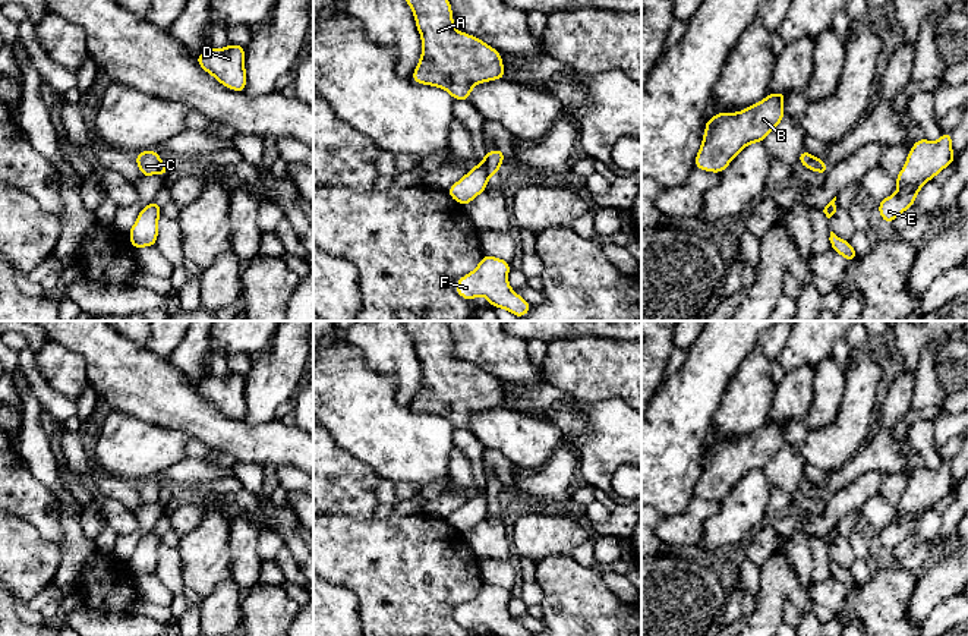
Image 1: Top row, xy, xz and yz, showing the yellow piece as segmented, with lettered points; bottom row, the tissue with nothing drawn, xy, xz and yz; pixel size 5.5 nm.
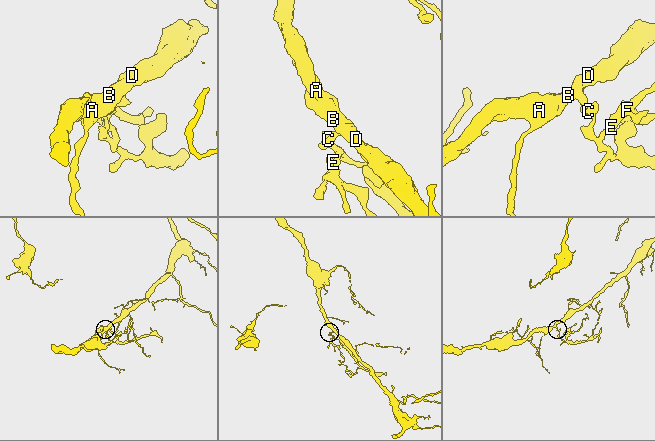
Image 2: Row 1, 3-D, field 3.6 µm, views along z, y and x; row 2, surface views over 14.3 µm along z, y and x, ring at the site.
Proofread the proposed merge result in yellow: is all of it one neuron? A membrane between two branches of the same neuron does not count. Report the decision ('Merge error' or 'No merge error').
Merge error

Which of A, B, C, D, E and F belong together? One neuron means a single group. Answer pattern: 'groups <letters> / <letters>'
groups A B D / C E F

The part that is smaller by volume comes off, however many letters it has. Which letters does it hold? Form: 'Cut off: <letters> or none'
Cut off: C, E, F

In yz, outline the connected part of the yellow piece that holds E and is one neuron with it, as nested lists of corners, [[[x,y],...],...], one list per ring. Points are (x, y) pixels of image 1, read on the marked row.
[[[945,132],[936,142],[926,138],[917,141],[906,161],[895,177],[898,191],[879,202],[879,214],[883,221],[892,221],[914,205],[918,191],[937,176],[949,164],[955,163],[952,152],[952,132]]]

